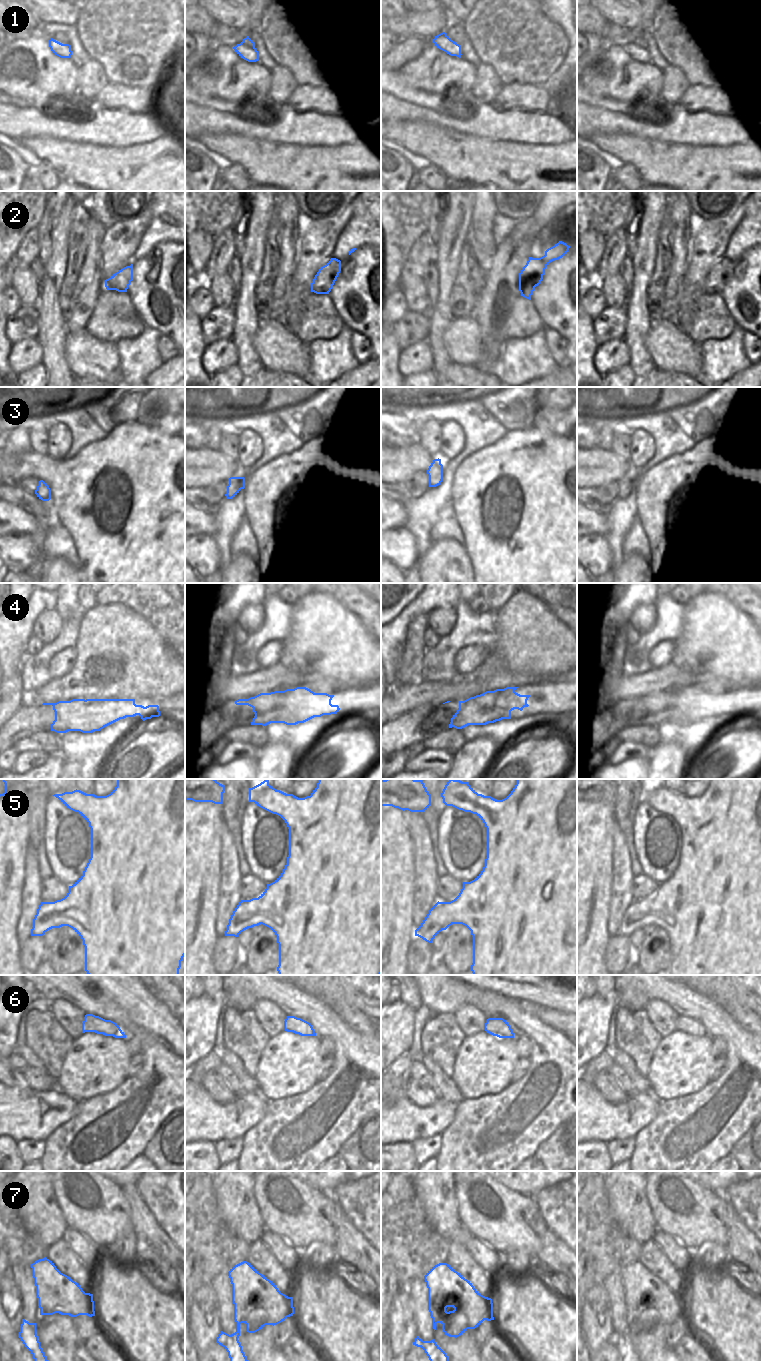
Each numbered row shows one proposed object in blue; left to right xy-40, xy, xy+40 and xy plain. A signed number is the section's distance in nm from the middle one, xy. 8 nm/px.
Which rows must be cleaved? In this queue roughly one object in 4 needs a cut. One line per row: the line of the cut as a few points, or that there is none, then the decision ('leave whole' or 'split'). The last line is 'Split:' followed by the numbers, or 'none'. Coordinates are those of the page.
1: no cut | leave whole
2: xy (329, 263), (330, 286), (326, 293) | split
3: no cut | leave whole
4: xy (274, 691), (286, 694), (282, 700), (284, 706), (332, 713) | split
5: no cut | leave whole
6: no cut | leave whole
7: no cut | leave whole
Split: 2, 4

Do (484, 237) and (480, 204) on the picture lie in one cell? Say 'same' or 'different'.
same

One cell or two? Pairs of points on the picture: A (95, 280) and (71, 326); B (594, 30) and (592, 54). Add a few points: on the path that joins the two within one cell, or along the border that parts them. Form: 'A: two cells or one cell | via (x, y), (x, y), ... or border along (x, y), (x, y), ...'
A: one cell | via (87, 291), (83, 309), (79, 315)
B: two cells | border along (595, 41), (600, 42)

